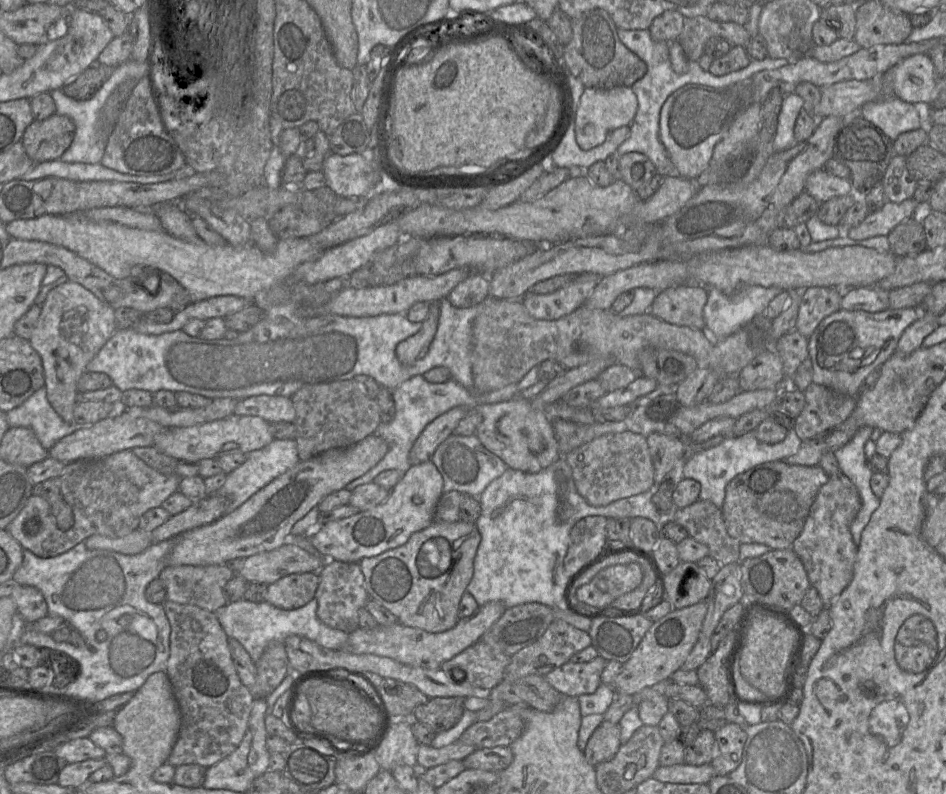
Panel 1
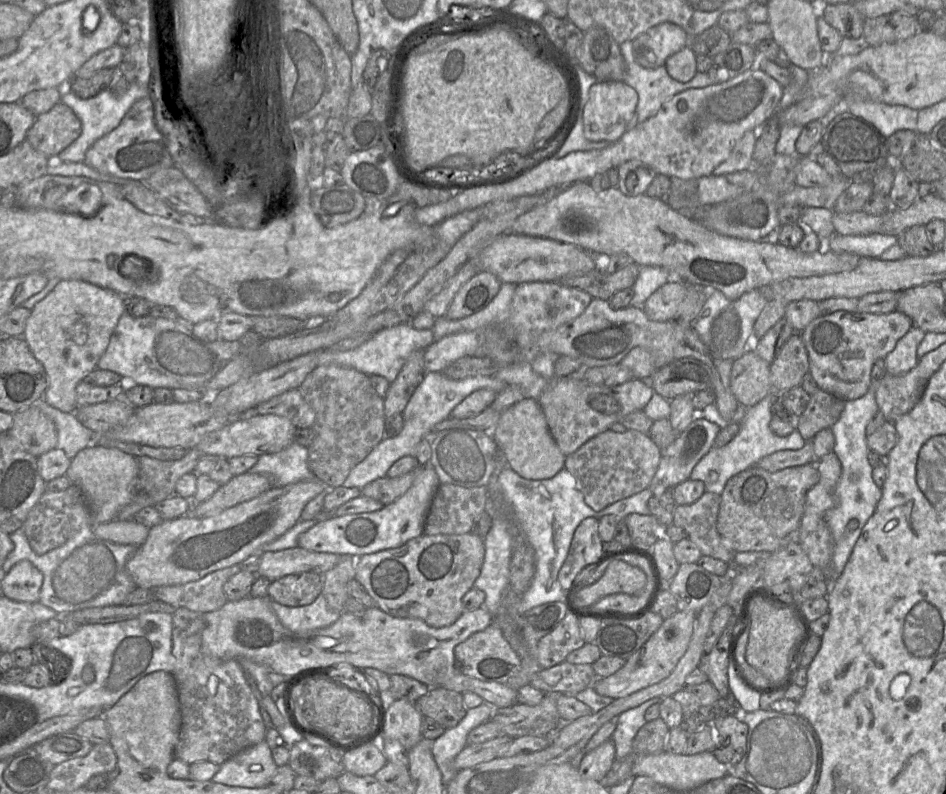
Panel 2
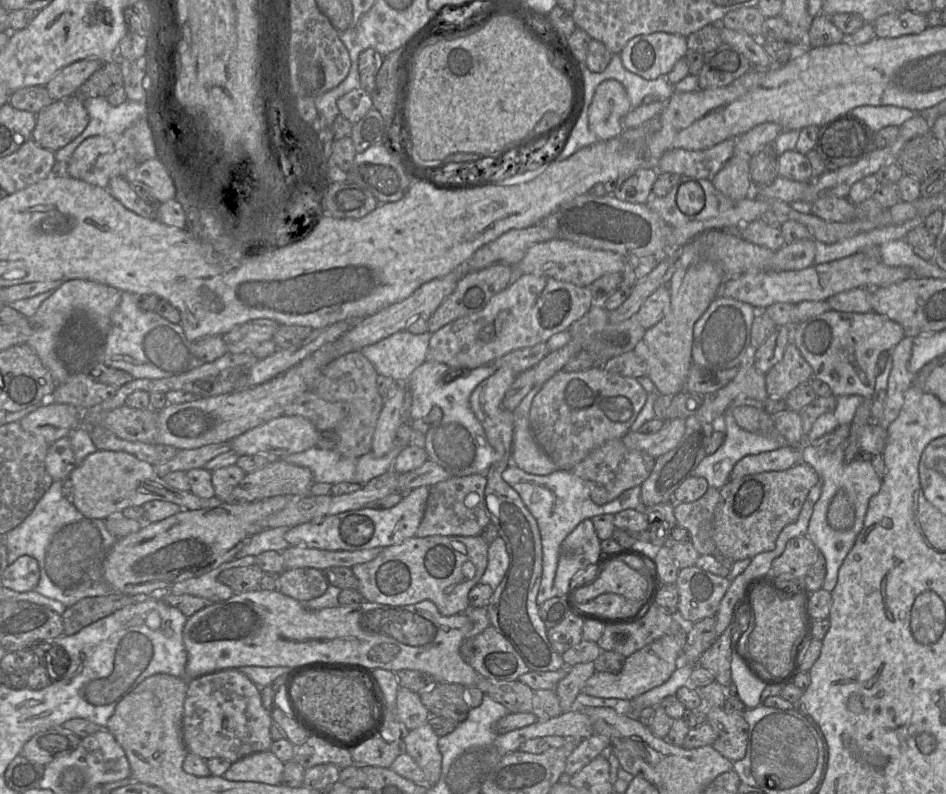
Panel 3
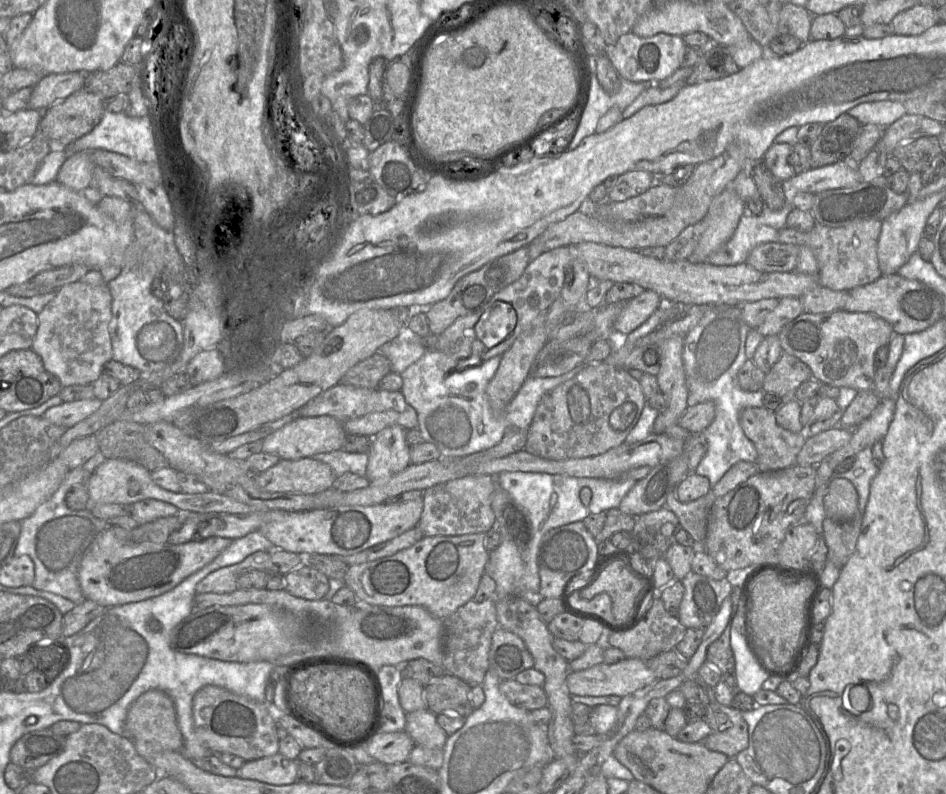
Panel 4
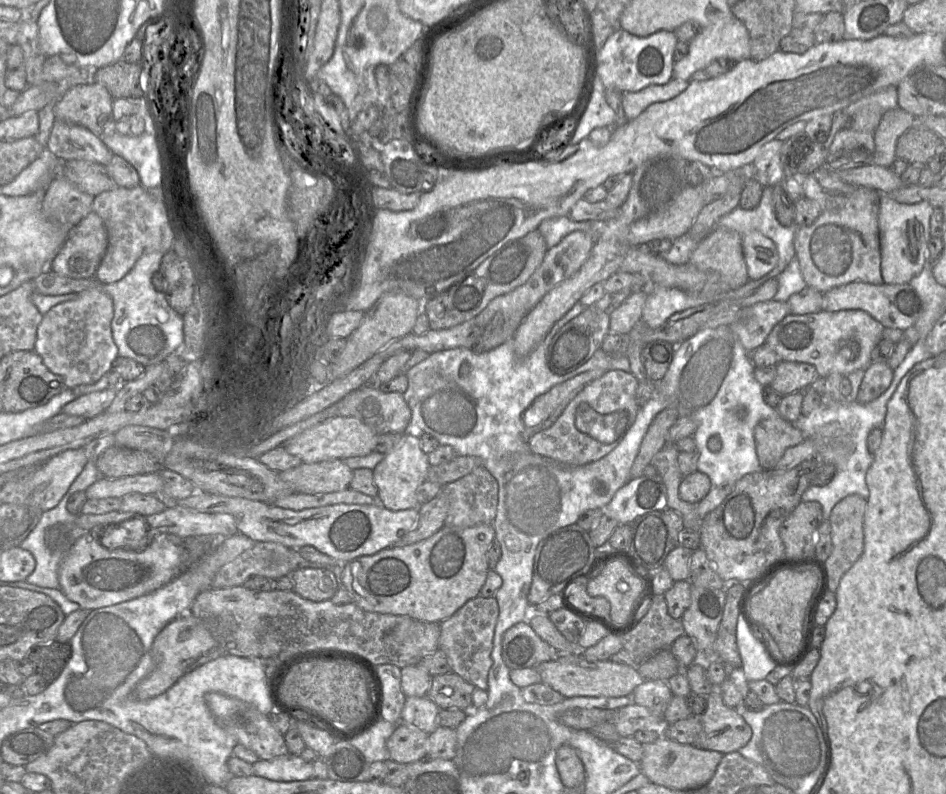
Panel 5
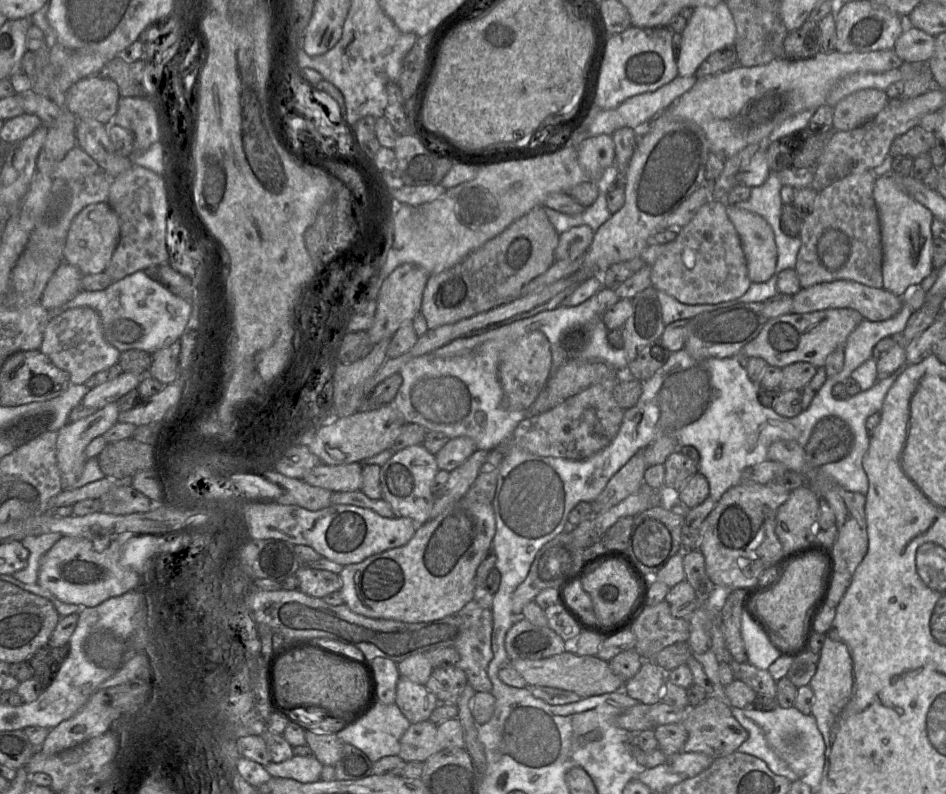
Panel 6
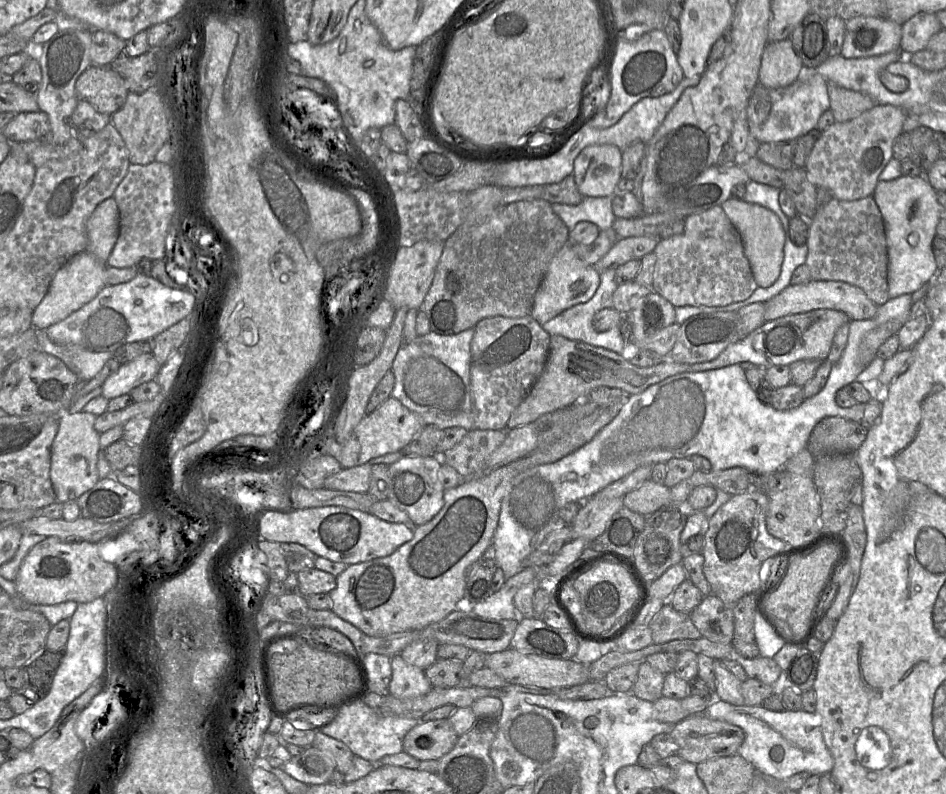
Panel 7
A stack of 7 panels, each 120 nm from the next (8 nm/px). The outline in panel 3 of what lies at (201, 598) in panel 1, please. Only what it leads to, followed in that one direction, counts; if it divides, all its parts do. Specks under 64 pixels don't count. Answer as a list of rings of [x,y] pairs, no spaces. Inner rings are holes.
[[[256,556],[235,558],[198,577],[177,582],[173,584],[168,591],[175,595],[189,594],[202,597],[211,603],[227,600],[234,595],[234,591],[219,581],[219,575],[224,570],[230,568],[254,565],[256,563],[255,558]]]

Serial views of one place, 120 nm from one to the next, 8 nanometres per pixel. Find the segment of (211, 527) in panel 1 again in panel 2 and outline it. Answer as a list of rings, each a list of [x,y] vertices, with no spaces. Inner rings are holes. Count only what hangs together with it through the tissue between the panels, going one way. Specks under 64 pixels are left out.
[[[317,479],[300,481],[286,486],[271,487],[259,496],[227,508],[217,514],[199,518],[187,514],[172,520],[163,520],[149,529],[148,537],[126,563],[126,570],[137,587],[154,590],[160,586],[179,585],[196,581],[207,574],[240,564],[260,547],[271,542],[293,527],[299,520],[305,505],[327,488]]]

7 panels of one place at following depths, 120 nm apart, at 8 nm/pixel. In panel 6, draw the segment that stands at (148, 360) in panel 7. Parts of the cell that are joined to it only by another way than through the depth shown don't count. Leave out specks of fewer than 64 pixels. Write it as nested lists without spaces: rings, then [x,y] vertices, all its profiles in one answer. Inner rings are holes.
[[[122,372],[115,379],[91,389],[83,397],[81,404],[100,410],[136,389],[144,376],[146,375]]]

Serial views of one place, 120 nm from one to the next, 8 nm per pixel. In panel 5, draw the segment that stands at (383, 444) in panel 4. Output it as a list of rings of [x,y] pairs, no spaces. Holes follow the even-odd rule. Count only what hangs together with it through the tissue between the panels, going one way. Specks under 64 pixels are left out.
[[[409,422],[408,431],[403,434],[400,443],[385,454],[385,457],[372,469],[378,490],[377,501],[393,511],[418,508],[420,505],[416,491],[426,481],[429,467],[428,454],[421,450],[419,434],[417,431],[411,431]]]

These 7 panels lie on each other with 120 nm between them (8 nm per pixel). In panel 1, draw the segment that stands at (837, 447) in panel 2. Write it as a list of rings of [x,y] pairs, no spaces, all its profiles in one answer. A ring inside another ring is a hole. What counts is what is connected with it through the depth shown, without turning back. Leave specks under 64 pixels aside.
[[[869,426],[860,428],[847,444],[834,452],[841,472],[856,486],[861,497],[861,508],[850,526],[853,541],[857,546],[871,515],[880,504],[880,498],[873,493],[870,486],[873,471],[865,454],[865,445],[873,429]]]

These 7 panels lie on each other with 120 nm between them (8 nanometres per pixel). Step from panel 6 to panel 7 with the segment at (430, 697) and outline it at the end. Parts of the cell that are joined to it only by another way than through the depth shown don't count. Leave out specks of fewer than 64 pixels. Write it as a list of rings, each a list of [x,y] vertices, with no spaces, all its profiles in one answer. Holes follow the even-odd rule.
[[[401,656],[391,658],[392,677],[388,693],[397,698],[415,698],[431,689],[425,670],[407,663]]]

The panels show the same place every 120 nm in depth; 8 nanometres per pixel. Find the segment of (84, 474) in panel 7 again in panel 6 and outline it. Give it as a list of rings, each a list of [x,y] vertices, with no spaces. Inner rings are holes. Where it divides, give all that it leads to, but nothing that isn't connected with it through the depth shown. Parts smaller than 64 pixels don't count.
[[[113,402],[86,418],[66,423],[58,431],[56,457],[62,490],[73,489],[87,461],[86,447],[118,422],[119,413],[117,402]]]

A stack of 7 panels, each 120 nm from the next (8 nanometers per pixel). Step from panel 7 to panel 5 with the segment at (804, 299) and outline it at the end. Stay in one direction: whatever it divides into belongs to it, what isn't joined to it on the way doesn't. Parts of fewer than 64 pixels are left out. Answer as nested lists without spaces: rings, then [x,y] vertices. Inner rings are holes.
[[[850,282],[823,293],[823,311],[851,309],[866,311],[884,327],[905,331],[913,327],[920,317],[922,302],[916,290],[909,283],[874,285],[865,282]]]

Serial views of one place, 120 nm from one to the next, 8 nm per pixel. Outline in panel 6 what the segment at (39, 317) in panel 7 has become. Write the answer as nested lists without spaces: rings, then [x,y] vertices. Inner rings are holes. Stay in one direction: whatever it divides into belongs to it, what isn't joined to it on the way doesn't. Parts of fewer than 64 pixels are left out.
[[[62,262],[45,287],[40,304],[46,310],[63,306],[81,291],[82,277],[77,267]]]

